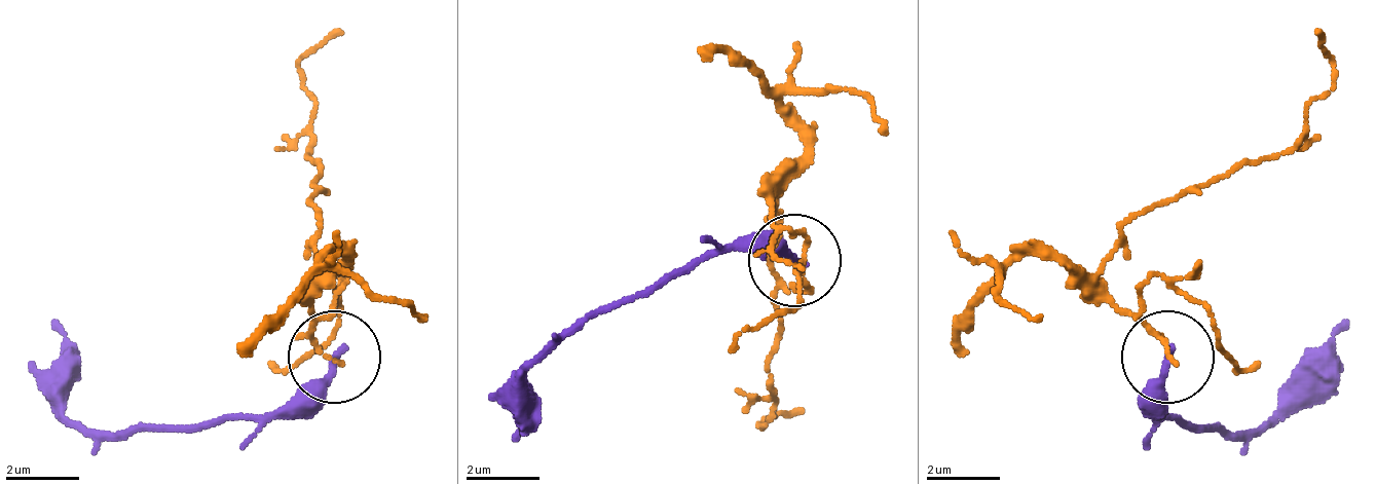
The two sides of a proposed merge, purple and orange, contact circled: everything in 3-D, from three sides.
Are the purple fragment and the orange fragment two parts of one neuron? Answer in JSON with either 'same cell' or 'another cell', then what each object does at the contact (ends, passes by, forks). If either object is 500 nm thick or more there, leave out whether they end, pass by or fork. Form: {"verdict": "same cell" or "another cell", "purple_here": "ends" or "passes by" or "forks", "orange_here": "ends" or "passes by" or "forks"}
{"verdict": "another cell", "purple_here": "ends", "orange_here": "ends"}

